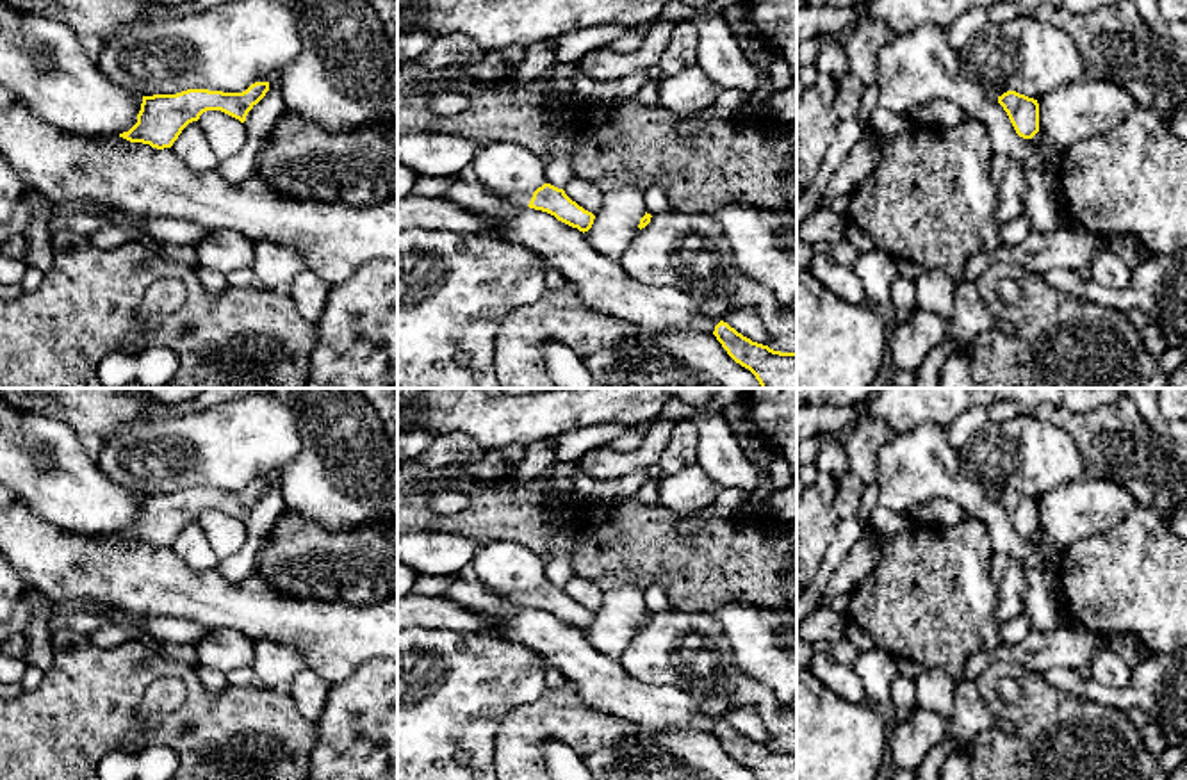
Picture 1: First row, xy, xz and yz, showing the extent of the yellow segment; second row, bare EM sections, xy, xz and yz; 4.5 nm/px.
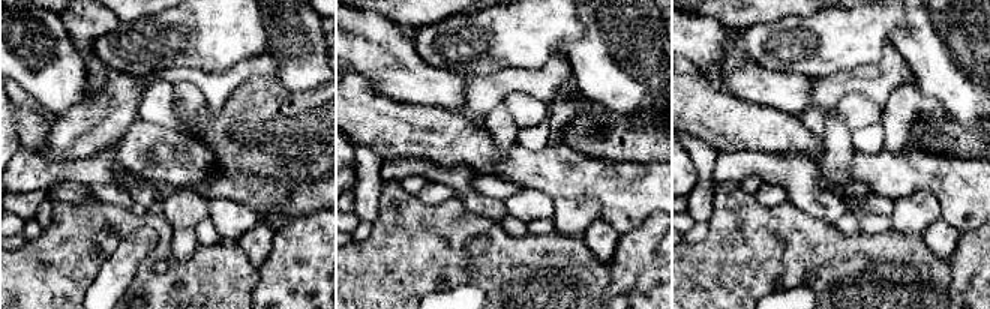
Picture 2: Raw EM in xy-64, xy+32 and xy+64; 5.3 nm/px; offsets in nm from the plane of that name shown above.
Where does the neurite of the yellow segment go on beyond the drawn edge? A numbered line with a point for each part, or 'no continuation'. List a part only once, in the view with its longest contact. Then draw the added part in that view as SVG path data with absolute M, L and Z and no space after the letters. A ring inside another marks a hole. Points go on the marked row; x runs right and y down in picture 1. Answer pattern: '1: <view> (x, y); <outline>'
1: xz (519, 198); M510 192L510 194L504 194L503 198L506 198L508 201L519 207L528 207L533 198L533 192Z

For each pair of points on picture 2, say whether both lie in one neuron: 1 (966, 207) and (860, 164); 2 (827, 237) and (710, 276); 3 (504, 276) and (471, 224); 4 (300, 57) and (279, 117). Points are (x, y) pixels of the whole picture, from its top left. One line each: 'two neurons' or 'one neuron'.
1: one neuron
2: one neuron
3: one neuron
4: two neurons

